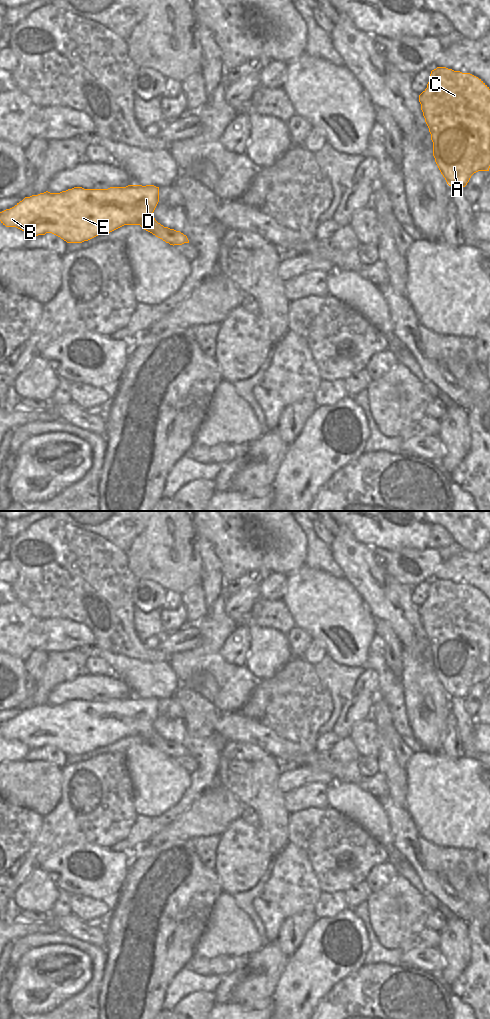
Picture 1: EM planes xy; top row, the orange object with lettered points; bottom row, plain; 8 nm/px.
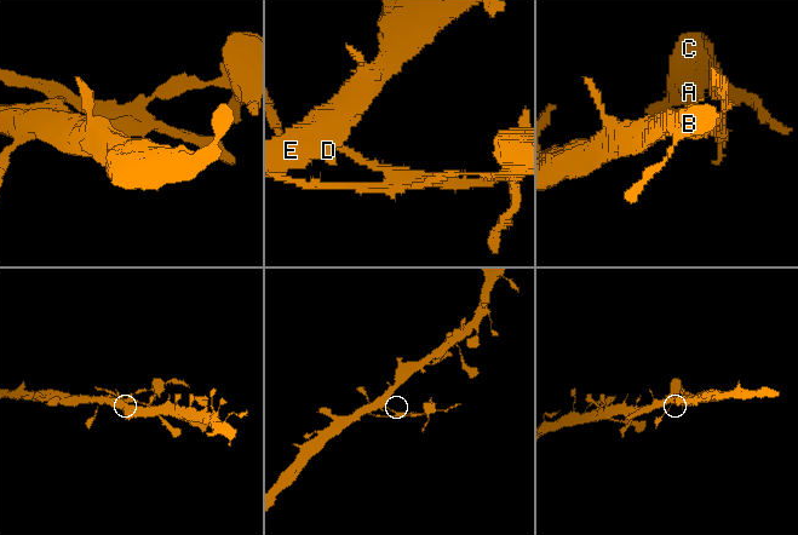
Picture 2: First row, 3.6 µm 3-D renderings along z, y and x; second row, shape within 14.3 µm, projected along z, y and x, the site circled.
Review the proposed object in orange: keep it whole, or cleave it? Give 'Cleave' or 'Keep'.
Cleave

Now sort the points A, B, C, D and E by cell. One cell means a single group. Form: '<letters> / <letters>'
A C / B D E

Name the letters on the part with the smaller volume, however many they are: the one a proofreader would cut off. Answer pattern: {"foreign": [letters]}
{"foreign": ["A", "C"]}

